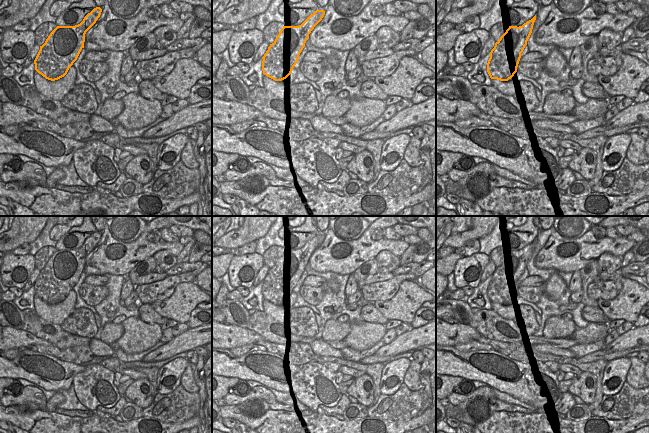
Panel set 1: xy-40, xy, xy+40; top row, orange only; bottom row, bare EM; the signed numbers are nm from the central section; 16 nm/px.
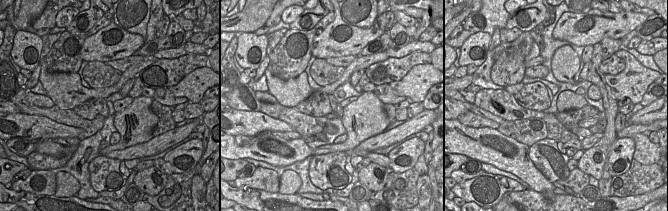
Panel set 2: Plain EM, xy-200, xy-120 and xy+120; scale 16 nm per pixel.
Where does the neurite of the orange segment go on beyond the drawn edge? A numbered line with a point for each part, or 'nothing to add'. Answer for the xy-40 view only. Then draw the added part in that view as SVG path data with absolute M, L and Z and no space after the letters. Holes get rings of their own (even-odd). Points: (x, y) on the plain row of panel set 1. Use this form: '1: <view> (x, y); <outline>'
nothing to add

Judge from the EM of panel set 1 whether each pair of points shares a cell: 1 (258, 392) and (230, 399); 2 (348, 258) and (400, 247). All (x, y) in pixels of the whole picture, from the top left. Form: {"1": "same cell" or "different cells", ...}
{"1": "same cell", "2": "same cell"}

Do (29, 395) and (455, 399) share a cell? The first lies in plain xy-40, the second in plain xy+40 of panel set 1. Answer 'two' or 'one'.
one

